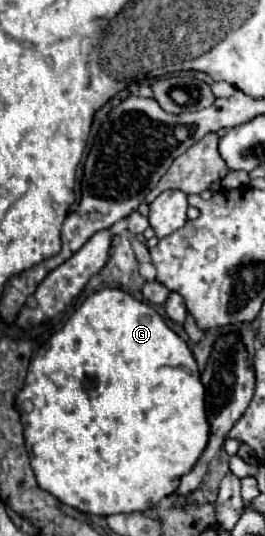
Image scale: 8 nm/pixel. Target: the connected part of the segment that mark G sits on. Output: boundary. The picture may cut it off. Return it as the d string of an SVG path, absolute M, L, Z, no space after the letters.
M104 288L86 298L86 302L70 316L70 320L38 350L28 366L26 386L16 396L16 406L22 414L26 448L30 454L30 464L36 474L36 480L42 490L54 494L62 504L72 506L86 514L112 516L112 514L130 514L138 510L148 510L156 506L164 496L170 496L180 486L180 478L192 470L204 446L208 444L210 424L204 408L204 386L200 382L200 372L188 344L166 326L164 318L144 302L138 302L120 288Z

